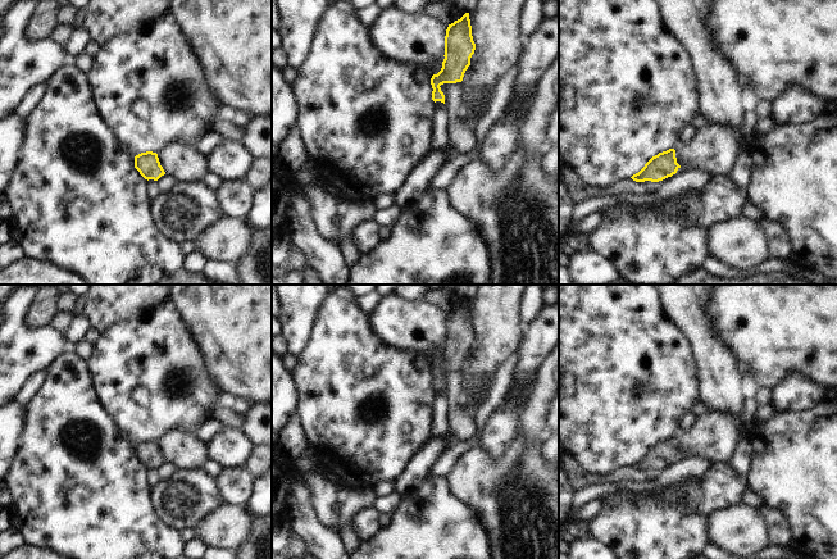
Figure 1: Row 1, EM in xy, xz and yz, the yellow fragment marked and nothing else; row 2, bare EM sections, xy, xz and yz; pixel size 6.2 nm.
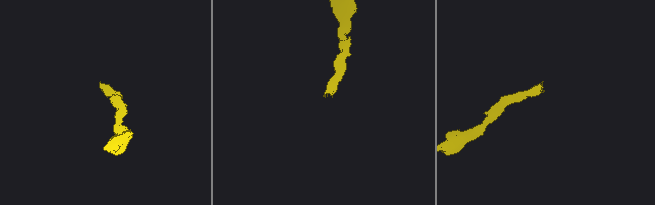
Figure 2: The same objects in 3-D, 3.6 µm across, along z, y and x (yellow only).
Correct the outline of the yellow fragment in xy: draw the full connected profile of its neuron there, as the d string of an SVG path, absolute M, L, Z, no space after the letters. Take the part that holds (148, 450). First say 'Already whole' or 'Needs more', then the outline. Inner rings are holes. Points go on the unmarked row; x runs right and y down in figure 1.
Needs more. M146 438L135 444L135 455L147 468L147 482L154 483L158 478L156 468L165 462L156 440Z

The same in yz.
Needs more. M669 436L652 444L631 465L636 469L651 468L660 483L674 482L675 474L701 476L711 464L709 459L683 455L677 450L675 437Z

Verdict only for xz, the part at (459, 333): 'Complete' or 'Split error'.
Split error.

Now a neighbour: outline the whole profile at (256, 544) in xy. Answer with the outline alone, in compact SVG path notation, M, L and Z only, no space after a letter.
M246 505L249 513L249 531L245 538L233 549L236 559L272 559L272 514L258 514L251 512Z

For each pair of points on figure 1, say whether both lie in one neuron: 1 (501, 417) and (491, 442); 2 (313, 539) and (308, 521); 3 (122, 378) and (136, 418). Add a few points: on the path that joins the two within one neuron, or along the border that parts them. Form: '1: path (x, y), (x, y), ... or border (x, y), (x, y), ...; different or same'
1: path (501, 423), (495, 436); same
2: path (313, 535), (308, 525); same
3: path (127, 389), (127, 398), (136, 408); same

